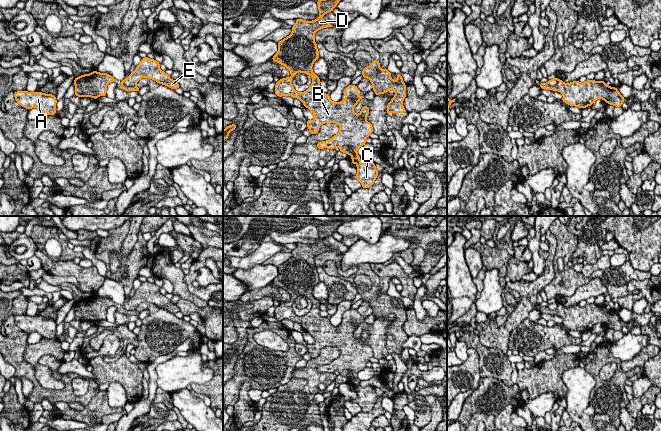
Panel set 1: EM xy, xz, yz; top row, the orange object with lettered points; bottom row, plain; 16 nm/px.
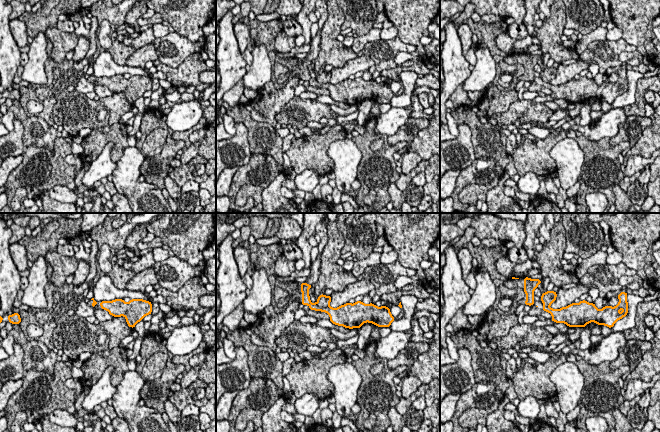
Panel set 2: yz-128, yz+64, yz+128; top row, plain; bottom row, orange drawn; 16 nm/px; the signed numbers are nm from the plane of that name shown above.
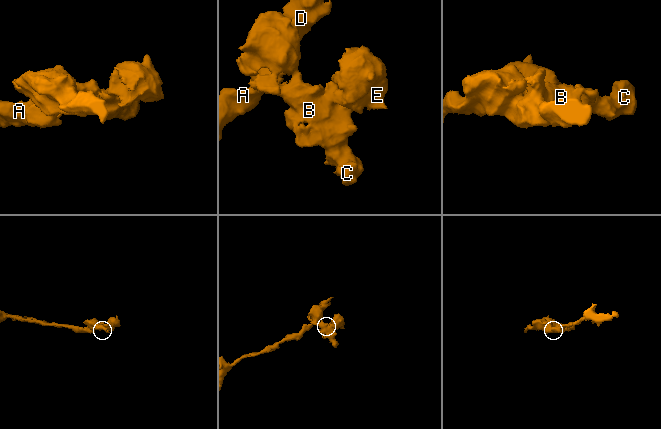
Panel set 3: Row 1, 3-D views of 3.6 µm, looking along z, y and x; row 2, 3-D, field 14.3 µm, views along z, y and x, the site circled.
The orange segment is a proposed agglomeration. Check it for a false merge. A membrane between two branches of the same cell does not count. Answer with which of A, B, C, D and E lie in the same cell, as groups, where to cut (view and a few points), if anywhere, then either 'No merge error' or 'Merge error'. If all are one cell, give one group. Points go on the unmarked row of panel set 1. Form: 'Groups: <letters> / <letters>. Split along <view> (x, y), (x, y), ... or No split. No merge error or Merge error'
Groups: A B C D / E. Split along yz (559, 303), (554, 309), (550, 309), (547, 306). Merge error

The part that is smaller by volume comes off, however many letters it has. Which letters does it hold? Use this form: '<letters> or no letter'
E

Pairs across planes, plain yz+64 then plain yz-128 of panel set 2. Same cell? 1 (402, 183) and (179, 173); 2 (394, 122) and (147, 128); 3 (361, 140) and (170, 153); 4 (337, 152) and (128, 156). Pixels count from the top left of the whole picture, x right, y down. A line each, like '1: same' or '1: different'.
1: same
2: different
3: same
4: same

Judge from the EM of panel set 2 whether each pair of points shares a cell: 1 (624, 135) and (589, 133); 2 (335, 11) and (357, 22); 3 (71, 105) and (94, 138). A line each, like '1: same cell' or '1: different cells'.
1: different cells
2: different cells
3: different cells

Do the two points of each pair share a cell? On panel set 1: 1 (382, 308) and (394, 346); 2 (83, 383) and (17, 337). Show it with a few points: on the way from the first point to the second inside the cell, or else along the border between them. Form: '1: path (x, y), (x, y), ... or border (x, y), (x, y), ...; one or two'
1: path (394, 311), (398, 315), (395, 334); one
2: border (89, 385), (83, 395), (76, 395), (71, 388); two

